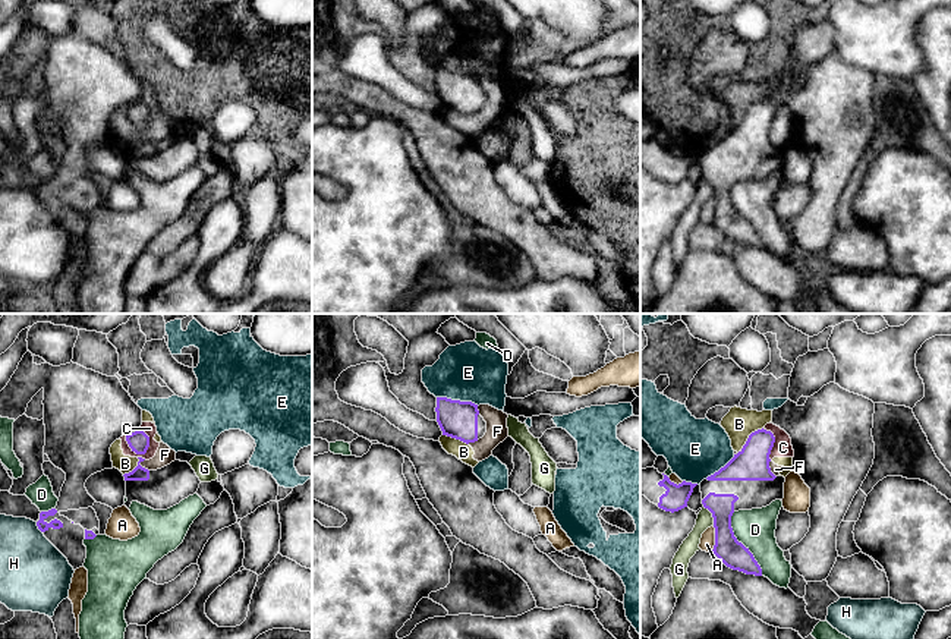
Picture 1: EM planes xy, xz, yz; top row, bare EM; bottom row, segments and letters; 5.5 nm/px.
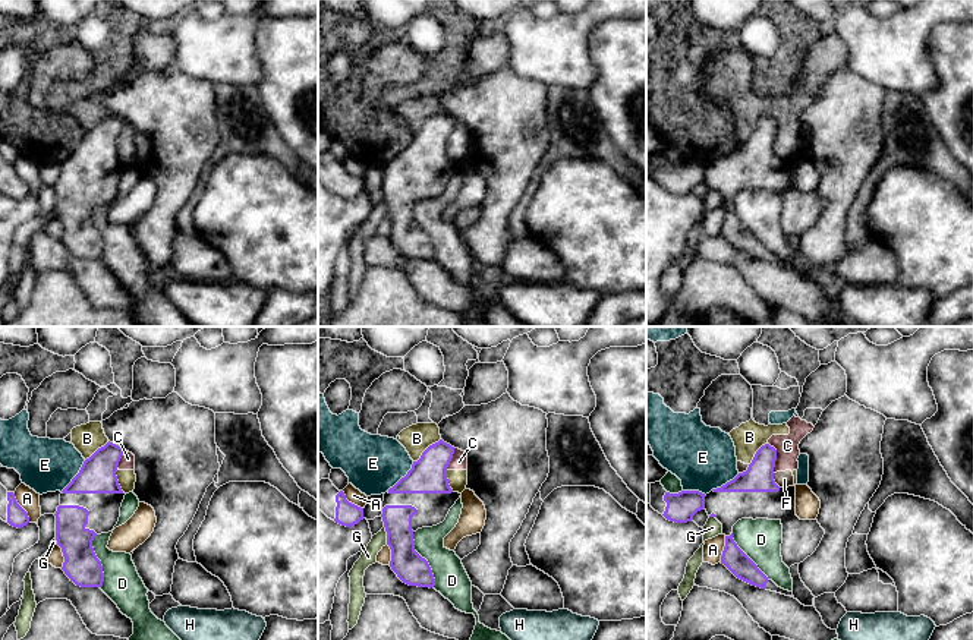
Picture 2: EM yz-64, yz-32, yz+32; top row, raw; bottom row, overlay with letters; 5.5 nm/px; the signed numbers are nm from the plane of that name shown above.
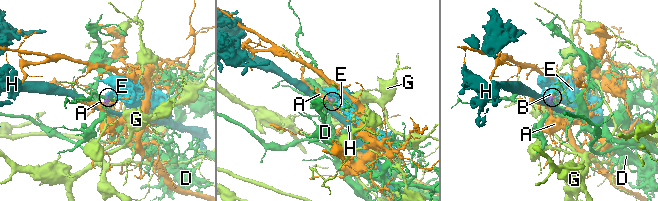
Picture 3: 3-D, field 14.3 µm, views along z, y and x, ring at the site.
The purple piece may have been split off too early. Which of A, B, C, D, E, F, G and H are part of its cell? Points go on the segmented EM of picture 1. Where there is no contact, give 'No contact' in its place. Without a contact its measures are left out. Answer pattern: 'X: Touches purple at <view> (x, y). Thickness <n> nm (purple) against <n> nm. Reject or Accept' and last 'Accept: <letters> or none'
A: Touches purple at yz (715, 538). Thickness 150 nm (purple) against 80 nm. Reject
B: Touches purple at yz (748, 438). Thickness 190 nm (purple) against 170 nm. Reject
C: Touches purple at xy (132, 449). Thickness 110 nm (purple) against 70 nm. Reject
D: Touches purple at yz (742, 544). Thickness 150 nm (purple) against 220 nm. Reject
E: Touches purple at xz (457, 400). Thickness 200 nm (purple) against 320 nm. Reject
F: Touches purple at yz (770, 469). Thickness 190 nm (purple) against 60 nm. Reject
G: Touches purple at yz (712, 516). Thickness 150 nm (purple) against 90 nm. Reject
H: Touches purple at xy (38, 528). Thickness 60 nm (purple) against 380 nm. Reject
Accept: none

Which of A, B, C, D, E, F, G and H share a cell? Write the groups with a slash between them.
A / B C F / D / E / G / H

